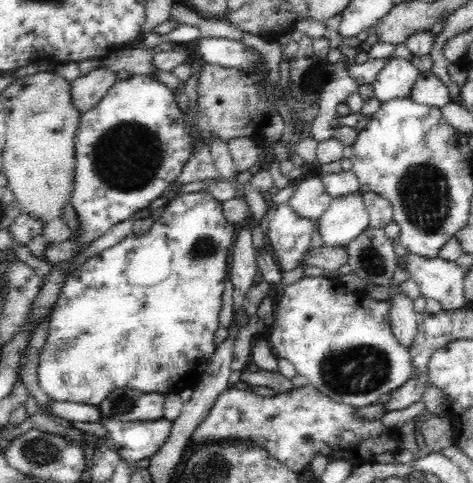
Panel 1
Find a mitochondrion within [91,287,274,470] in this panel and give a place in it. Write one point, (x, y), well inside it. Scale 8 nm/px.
(120, 404)

